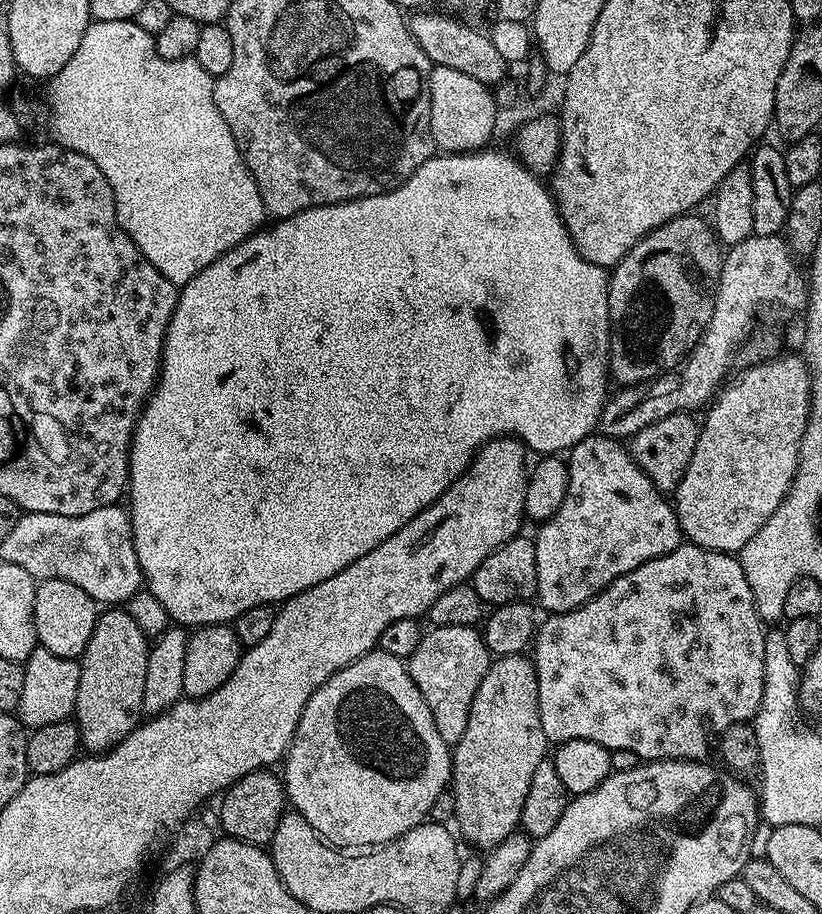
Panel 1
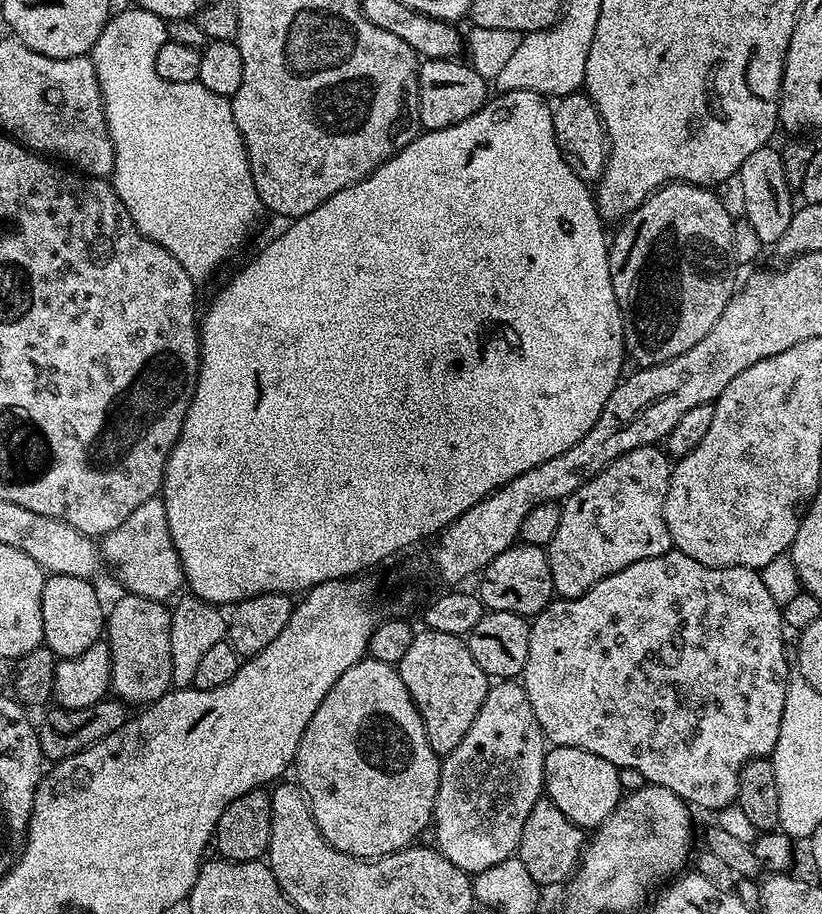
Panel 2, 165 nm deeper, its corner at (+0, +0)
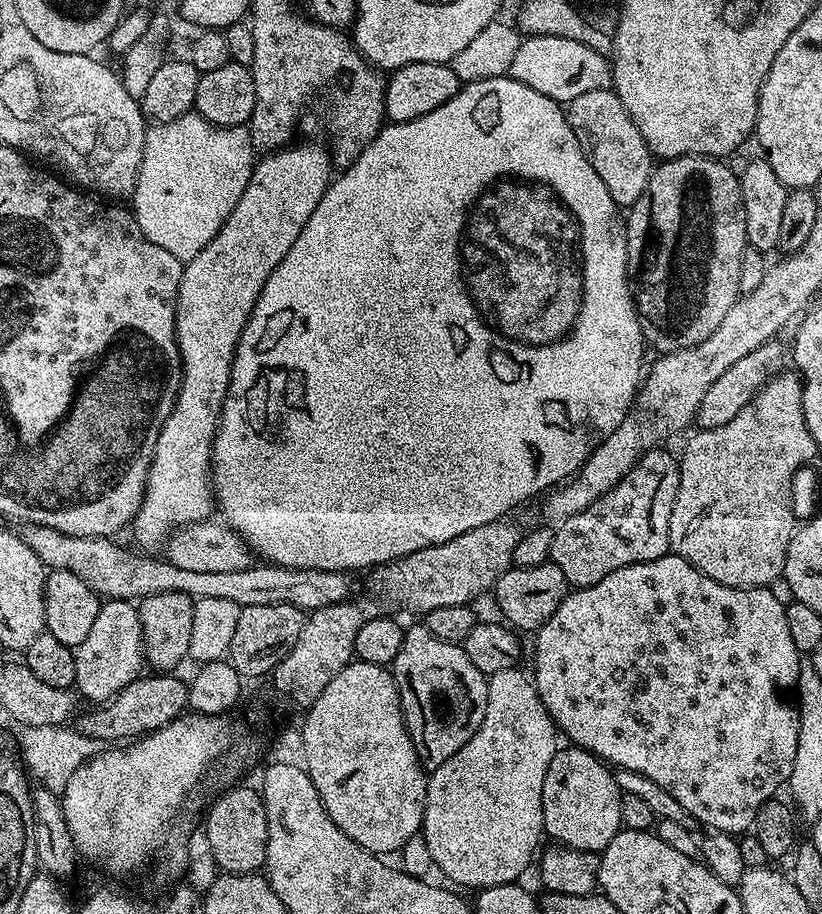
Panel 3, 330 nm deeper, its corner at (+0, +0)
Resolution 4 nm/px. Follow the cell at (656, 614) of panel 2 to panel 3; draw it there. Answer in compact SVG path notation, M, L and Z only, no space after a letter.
M669 554L660 556L657 560L650 562L642 562L641 564L631 564L625 568L614 570L606 578L602 578L602 582L592 584L588 588L576 588L569 591L568 596L562 602L562 606L558 606L558 610L554 610L552 617L535 633L536 640L536 672L534 671L534 683L538 694L542 698L542 702L546 706L546 710L550 714L552 721L556 723L557 729L561 733L564 732L569 736L571 743L578 748L585 748L591 752L593 756L600 757L601 760L609 765L615 766L617 769L625 768L631 772L642 774L646 778L650 778L650 782L658 782L658 786L662 786L662 790L666 790L666 794L671 794L678 802L679 806L685 808L690 816L696 820L697 825L704 826L705 829L715 830L717 832L731 832L733 834L744 834L751 829L754 818L758 814L758 810L767 800L773 799L777 795L779 788L783 789L787 785L790 774L794 770L794 754L798 754L798 730L800 729L800 709L797 701L794 699L794 693L797 691L800 683L800 662L802 653L796 649L794 642L790 642L790 629L786 626L786 614L784 613L785 604L778 602L778 598L774 598L771 587L763 588L735 588L734 586L726 586L714 582L714 578L710 578L706 574L702 574L690 562L686 562L681 556Z

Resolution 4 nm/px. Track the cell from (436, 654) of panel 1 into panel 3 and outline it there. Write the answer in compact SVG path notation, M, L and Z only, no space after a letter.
M420 622L413 628L405 627L402 650L398 650L398 658L394 658L390 671L398 686L404 725L414 742L421 766L426 770L442 766L442 762L458 754L458 750L474 738L478 726L482 726L488 677L470 662L461 645L434 638Z

